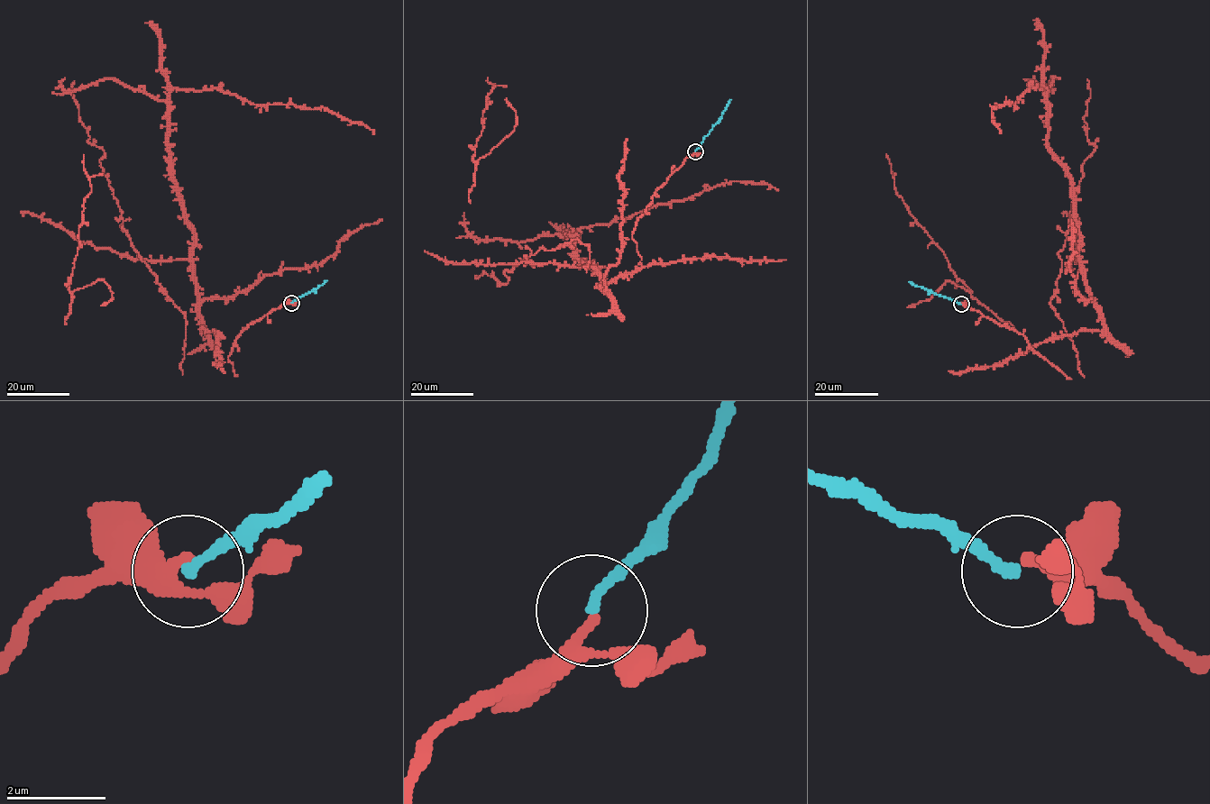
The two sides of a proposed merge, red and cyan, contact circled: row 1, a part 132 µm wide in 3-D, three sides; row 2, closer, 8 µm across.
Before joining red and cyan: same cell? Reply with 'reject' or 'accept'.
accept

